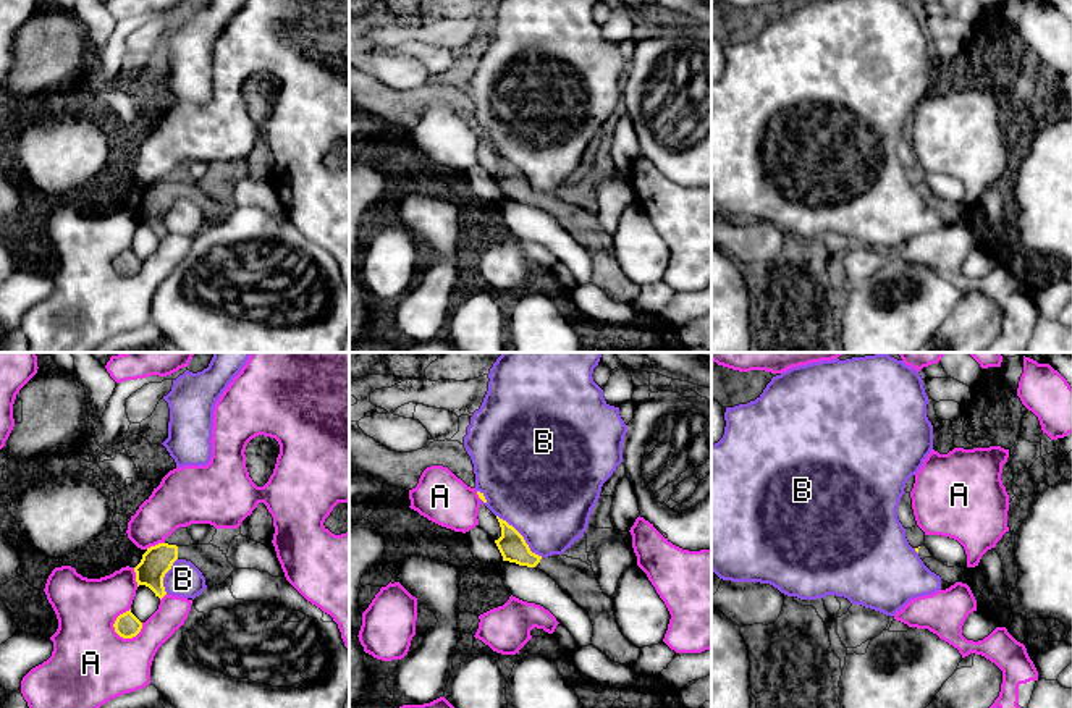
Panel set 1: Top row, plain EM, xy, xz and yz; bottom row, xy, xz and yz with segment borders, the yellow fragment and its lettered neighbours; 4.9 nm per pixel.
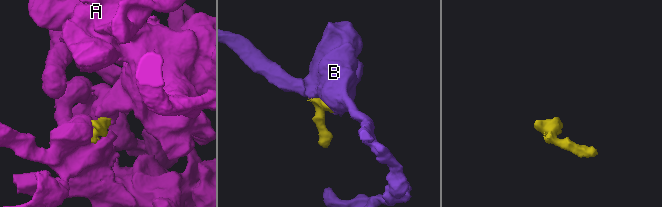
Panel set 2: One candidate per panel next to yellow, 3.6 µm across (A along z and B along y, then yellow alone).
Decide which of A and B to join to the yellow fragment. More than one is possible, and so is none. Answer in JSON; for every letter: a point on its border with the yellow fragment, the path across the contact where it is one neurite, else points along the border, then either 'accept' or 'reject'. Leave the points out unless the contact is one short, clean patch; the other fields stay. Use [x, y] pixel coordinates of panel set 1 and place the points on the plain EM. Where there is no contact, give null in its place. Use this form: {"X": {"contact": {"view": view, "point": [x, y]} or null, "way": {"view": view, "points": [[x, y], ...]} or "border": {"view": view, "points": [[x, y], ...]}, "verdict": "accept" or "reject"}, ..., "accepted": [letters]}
{"A": {"contact": {"view": "xy", "point": [115, 261]}, "verdict": "reject"}, "B": {"contact": {"view": "xz", "point": [523, 175]}, "verdict": "reject"}, "accepted": []}

